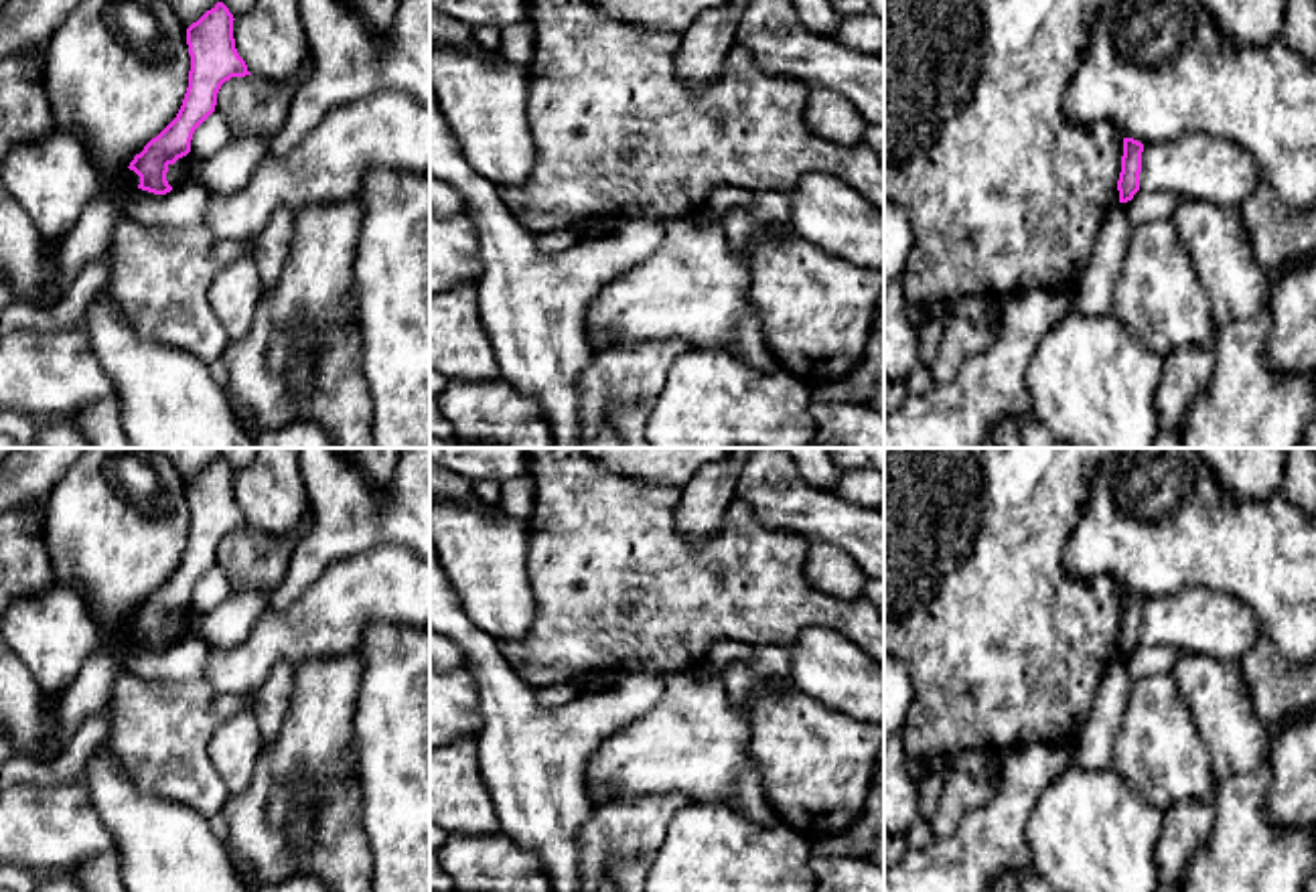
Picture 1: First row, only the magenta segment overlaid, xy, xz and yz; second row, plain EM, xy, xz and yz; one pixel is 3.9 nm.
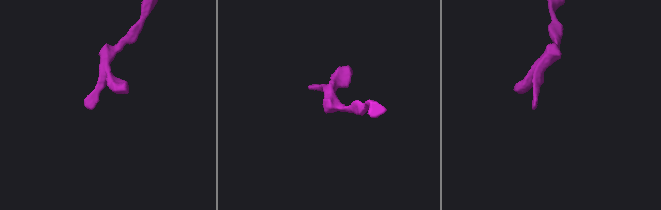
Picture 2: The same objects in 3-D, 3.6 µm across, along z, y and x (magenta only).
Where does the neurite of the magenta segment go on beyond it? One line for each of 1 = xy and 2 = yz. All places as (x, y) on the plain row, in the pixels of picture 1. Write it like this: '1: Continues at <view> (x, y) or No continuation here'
1: No continuation here
2: No continuation here

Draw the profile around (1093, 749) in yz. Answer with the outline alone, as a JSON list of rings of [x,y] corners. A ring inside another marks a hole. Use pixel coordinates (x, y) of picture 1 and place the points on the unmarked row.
[[[1113,657],[1103,671],[1089,720],[1071,746],[1073,764],[1089,770],[1111,768],[1113,744],[1129,705],[1131,687],[1125,657]]]

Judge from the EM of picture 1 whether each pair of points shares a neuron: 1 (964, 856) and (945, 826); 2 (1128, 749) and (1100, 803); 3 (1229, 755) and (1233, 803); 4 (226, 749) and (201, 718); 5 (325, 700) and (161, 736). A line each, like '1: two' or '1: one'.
1: two
2: two
3: two
4: two
5: two

